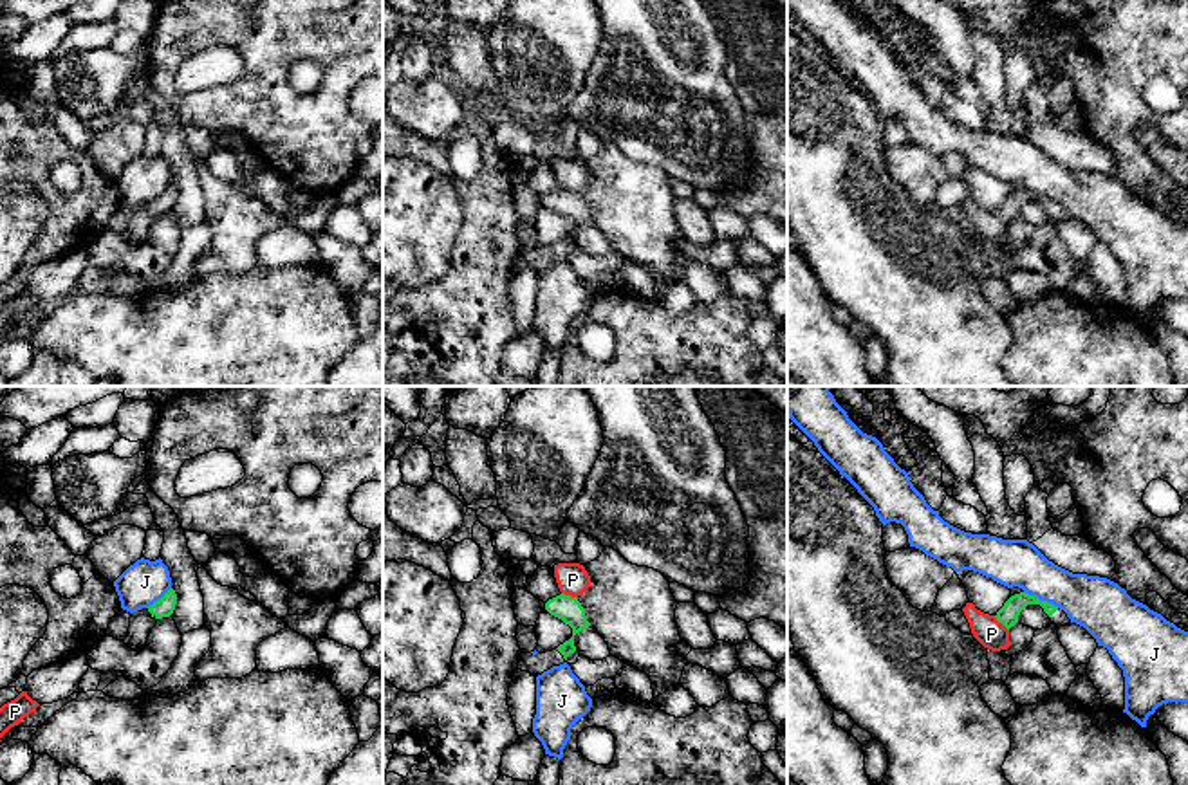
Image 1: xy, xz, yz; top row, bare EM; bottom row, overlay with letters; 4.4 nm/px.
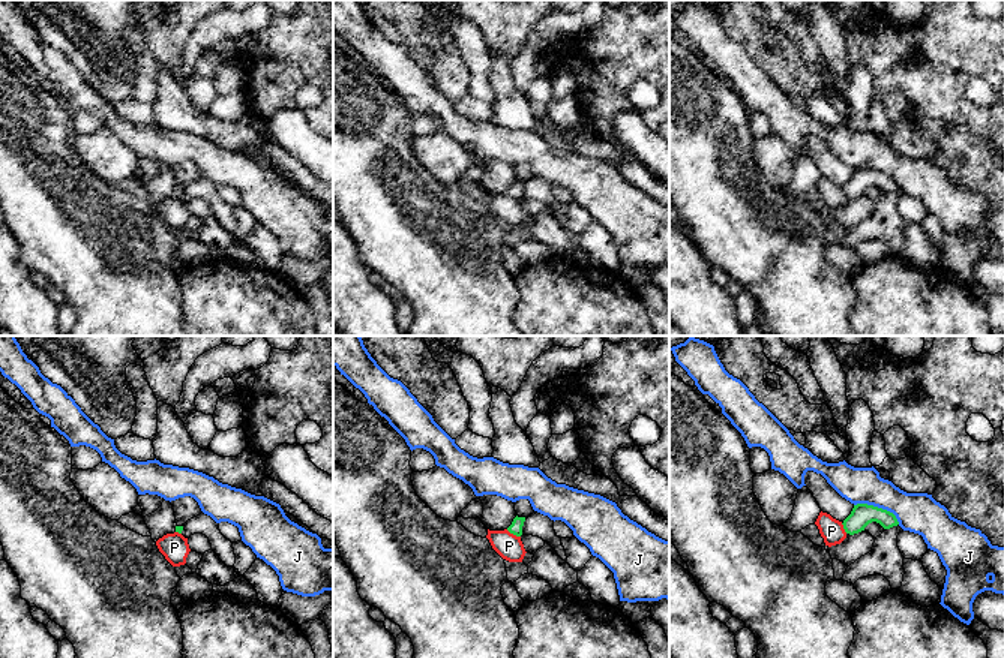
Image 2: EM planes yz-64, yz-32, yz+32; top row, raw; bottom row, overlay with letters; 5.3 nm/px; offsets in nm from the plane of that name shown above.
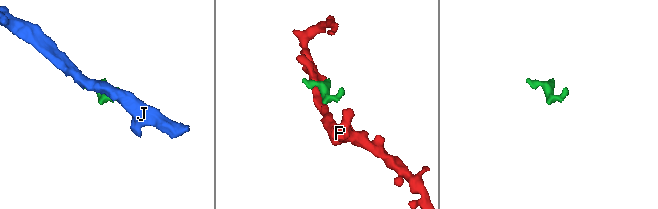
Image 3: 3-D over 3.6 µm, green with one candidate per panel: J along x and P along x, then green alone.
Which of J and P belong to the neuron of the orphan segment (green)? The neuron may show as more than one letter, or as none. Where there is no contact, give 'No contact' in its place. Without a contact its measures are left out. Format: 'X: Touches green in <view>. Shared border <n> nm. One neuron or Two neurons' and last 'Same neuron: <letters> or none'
J: Touches green in yz. Shared border 180 nm. Two neurons
P: Touches green in yz. Shared border 100 nm. Two neurons
Same neuron: none

